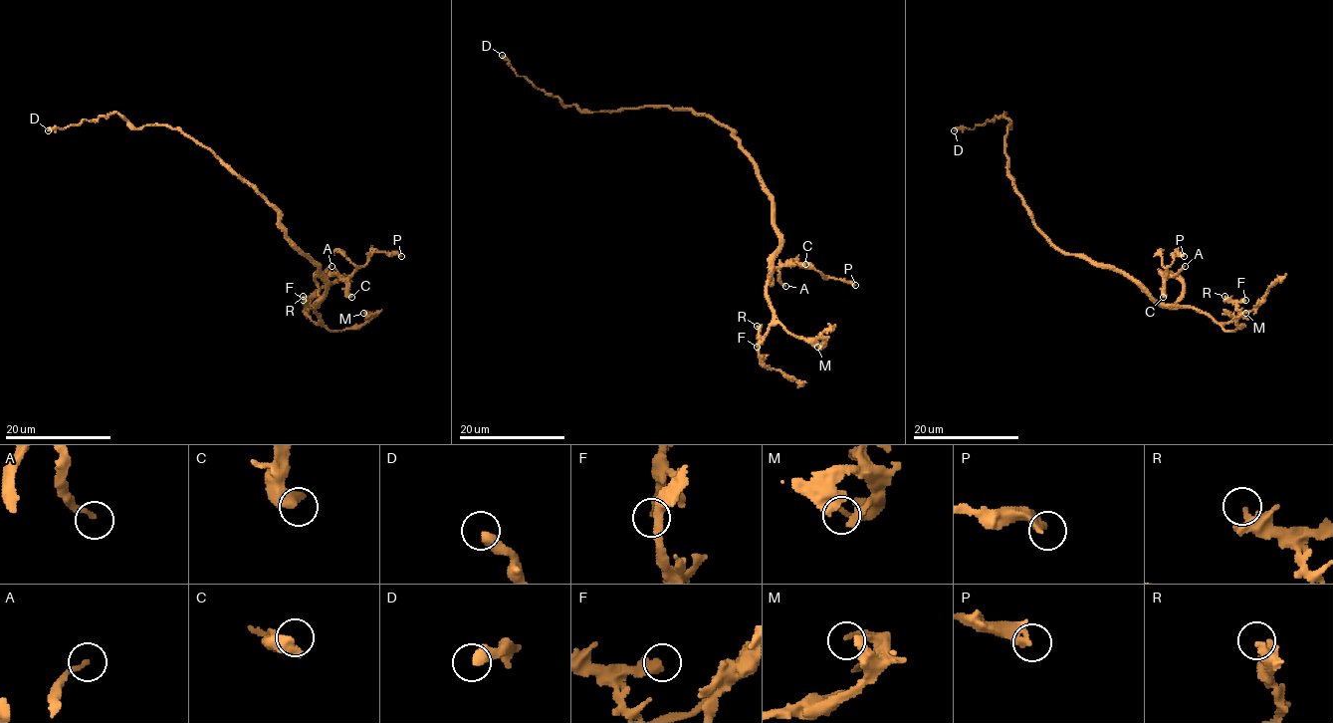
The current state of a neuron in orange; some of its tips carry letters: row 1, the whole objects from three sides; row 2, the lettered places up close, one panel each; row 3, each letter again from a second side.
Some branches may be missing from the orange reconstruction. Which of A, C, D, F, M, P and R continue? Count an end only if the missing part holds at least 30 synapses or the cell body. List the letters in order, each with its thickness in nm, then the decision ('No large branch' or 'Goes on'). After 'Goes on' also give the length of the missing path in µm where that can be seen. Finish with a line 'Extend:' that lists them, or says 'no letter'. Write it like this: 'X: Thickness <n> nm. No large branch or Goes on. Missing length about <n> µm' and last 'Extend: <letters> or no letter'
A: Thickness 200 nm. Goes on. Missing length about 10 µm
C: Thickness 550 nm. Goes on. Missing length about 8 µm
D: Thickness 480 nm. No large branch
F: Thickness 400 nm. No large branch
M: Thickness 200 nm. No large branch
P: Thickness 380 nm. No large branch
R: Thickness 180 nm. No large branch
Extend: A, C

